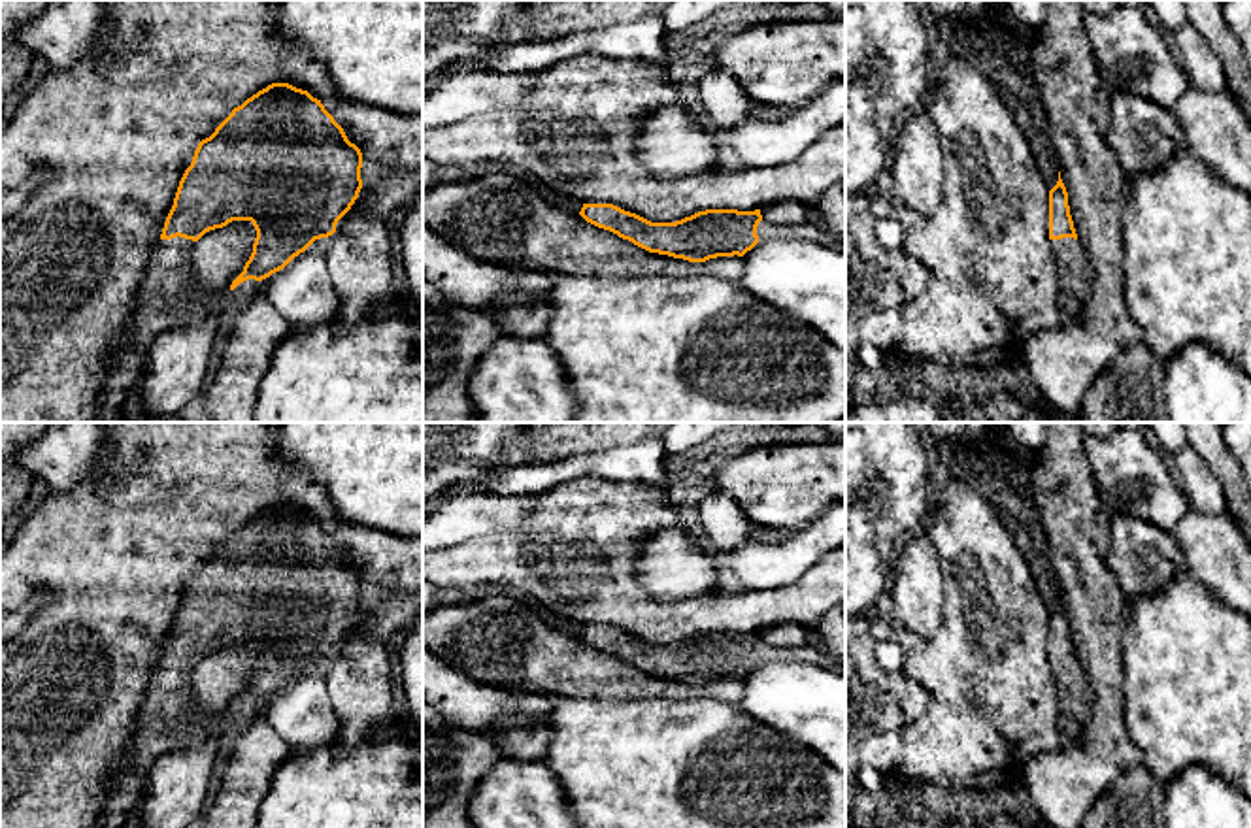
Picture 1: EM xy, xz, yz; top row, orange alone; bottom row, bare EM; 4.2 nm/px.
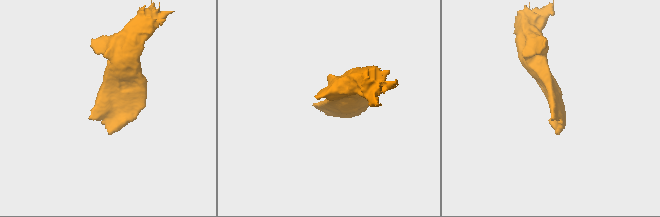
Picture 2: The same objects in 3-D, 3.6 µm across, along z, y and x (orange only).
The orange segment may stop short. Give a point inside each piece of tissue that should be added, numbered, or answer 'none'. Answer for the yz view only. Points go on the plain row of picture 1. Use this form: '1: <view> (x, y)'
1: yz (1074, 693)

